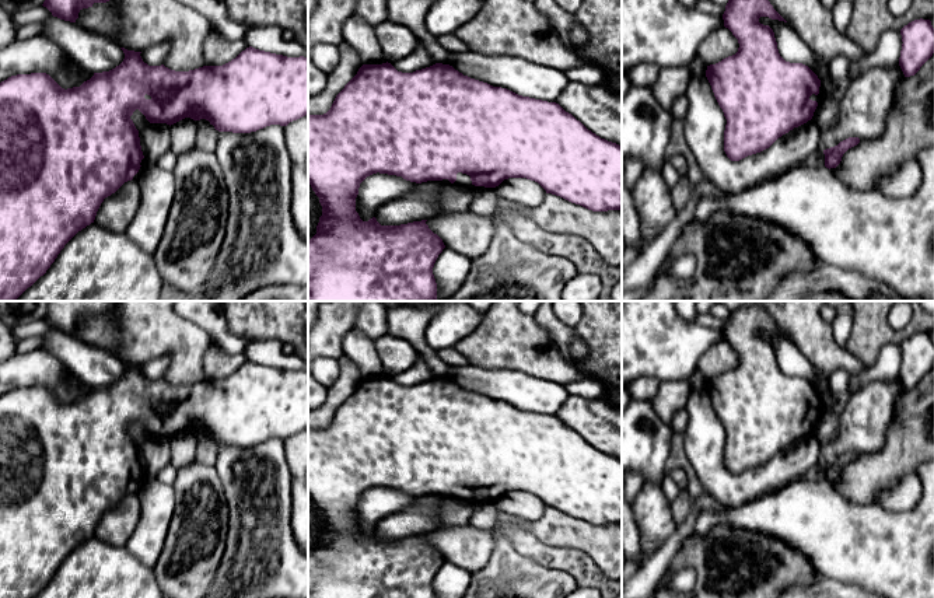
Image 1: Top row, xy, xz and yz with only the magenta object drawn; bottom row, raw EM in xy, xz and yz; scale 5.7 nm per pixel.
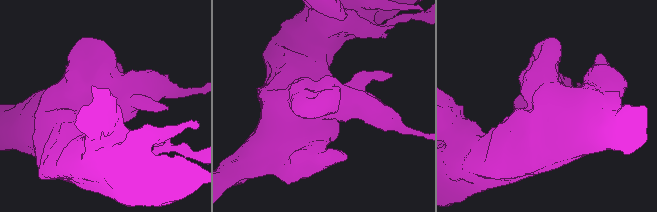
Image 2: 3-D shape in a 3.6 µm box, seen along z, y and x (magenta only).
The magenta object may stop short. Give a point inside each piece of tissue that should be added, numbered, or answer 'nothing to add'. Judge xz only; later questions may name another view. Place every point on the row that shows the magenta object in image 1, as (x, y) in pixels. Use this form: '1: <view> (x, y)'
1: xz (462, 179)

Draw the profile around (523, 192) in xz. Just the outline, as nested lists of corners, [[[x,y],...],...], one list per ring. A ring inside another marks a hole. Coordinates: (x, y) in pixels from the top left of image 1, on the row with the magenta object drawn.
[[[527,178],[504,179],[497,190],[499,197],[525,209],[541,206],[546,195],[546,190],[538,182]]]

